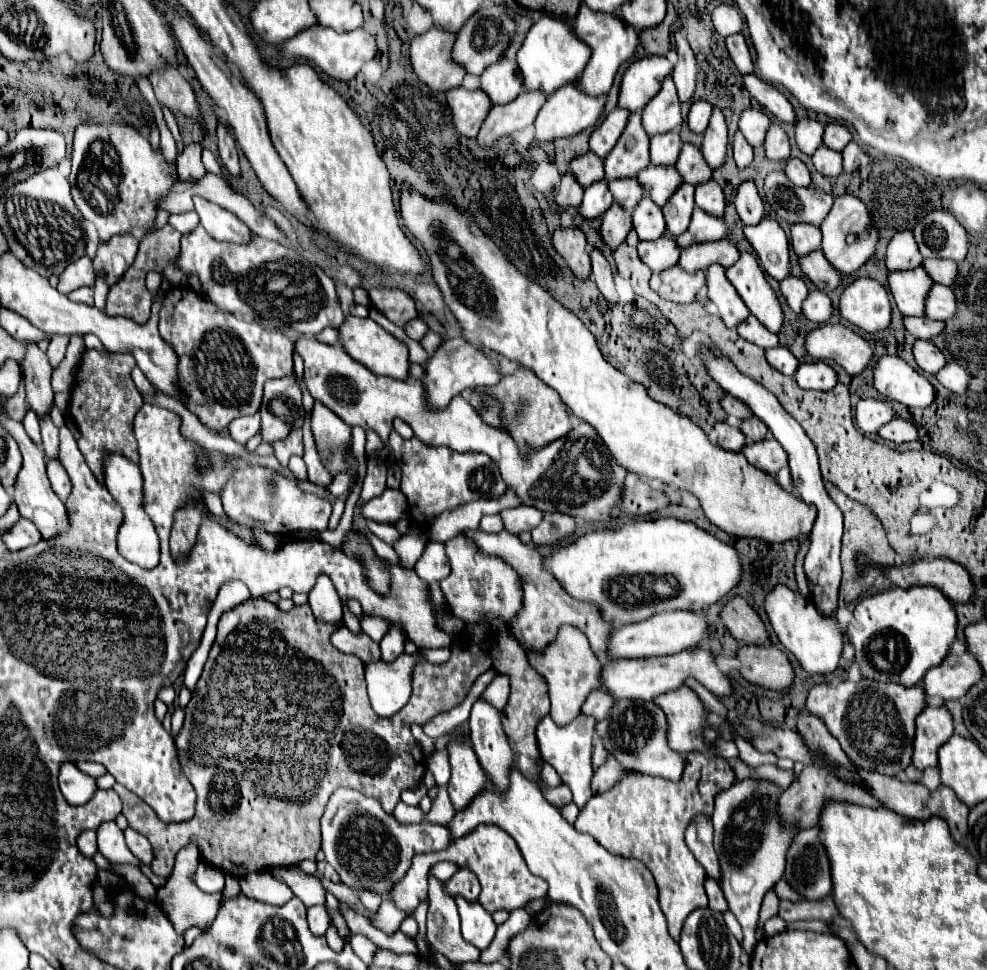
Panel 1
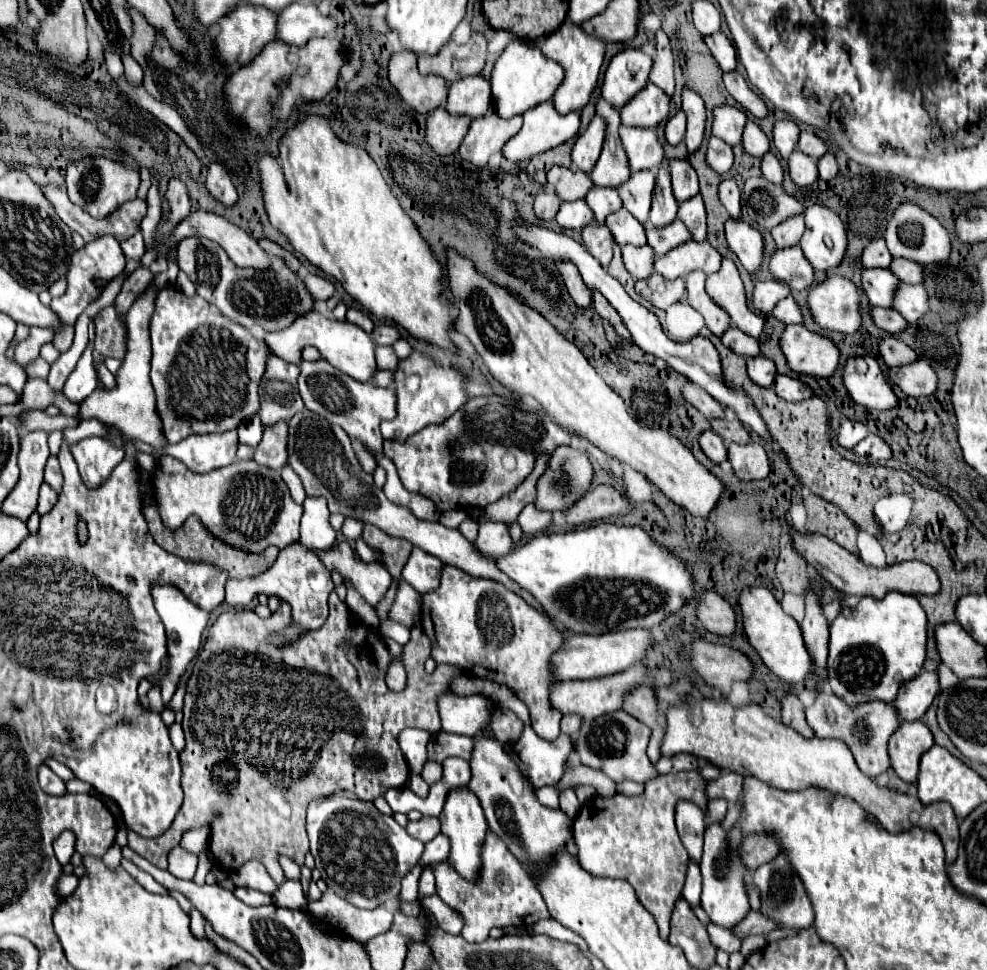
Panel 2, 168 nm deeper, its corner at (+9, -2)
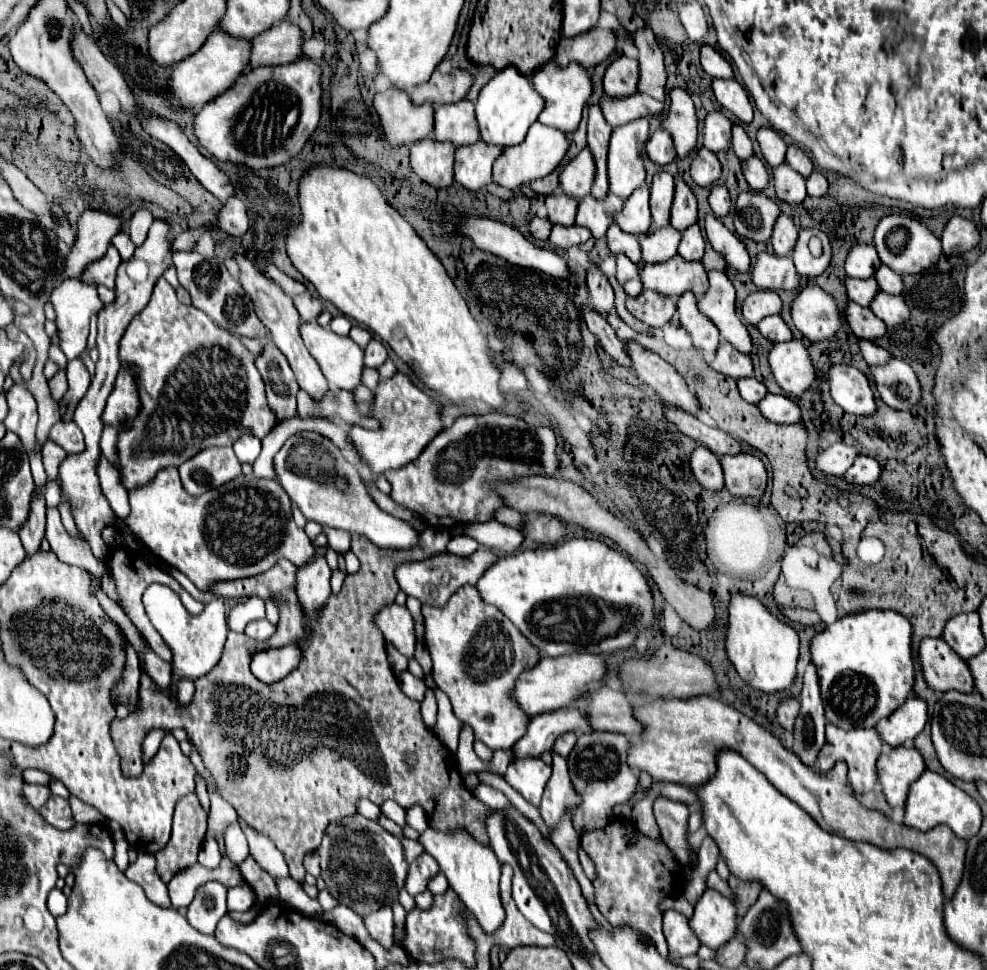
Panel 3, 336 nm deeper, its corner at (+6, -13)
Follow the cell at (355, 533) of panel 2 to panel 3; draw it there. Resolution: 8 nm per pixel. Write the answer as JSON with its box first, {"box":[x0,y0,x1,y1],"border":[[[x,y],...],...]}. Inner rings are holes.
{"box":[324,528,350,552],"border":[[[324,528],[324,534],[328,538],[328,544],[336,550],[336,552],[348,552],[350,550],[350,534],[344,530],[336,530],[336,528]]]}

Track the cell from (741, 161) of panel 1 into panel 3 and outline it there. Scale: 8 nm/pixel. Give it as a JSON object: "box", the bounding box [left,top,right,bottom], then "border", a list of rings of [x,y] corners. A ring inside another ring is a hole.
{"box":[690,148,722,186],"border":[[[700,148],[694,152],[692,164],[690,164],[690,176],[698,186],[710,186],[712,182],[718,180],[720,172],[722,172],[722,168],[720,168],[720,162],[714,152],[710,152],[706,148]]]}

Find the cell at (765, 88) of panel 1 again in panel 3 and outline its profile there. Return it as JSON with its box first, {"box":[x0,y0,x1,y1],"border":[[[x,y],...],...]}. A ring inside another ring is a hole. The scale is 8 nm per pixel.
{"box":[712,80,752,120],"border":[[[712,80],[712,90],[720,106],[732,112],[738,120],[752,120],[752,104],[748,100],[748,92],[736,80]]]}

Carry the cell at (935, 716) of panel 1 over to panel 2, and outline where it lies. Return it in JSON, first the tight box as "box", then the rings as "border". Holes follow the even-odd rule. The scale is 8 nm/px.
{"box":[889,721,933,783],"border":[[[925,721],[901,723],[889,739],[889,755],[895,773],[909,783],[917,781],[919,759],[933,747],[933,733]]]}

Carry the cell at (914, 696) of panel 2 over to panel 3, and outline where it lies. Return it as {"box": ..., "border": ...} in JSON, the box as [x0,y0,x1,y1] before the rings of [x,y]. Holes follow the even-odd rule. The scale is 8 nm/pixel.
{"box":[874,696,926,748],"border":[[[910,696],[894,714],[890,714],[890,718],[882,718],[882,722],[878,722],[874,728],[884,744],[896,748],[910,744],[922,732],[926,720],[926,702]]]}

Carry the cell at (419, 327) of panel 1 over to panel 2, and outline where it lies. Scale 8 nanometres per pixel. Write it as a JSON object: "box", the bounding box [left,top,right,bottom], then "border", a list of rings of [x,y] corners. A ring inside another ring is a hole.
{"box":[373,325,401,345],"border":[[[379,325],[373,331],[373,339],[377,345],[393,345],[397,339],[401,339],[401,333],[395,325]]]}

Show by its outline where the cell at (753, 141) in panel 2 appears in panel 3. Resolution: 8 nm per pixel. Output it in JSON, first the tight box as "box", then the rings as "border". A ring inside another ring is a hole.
{"box":[732,124,754,158],"border":[[[740,124],[732,126],[732,150],[736,152],[736,156],[742,158],[750,158],[750,154],[754,154],[752,150],[752,140],[746,136],[746,132],[742,130]]]}

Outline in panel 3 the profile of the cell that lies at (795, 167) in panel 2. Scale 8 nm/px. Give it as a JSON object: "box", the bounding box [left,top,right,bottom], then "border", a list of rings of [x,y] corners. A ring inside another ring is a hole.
{"box":[772,164,806,204],"border":[[[780,164],[772,170],[776,198],[788,204],[800,204],[806,198],[806,178],[790,170],[790,166]]]}

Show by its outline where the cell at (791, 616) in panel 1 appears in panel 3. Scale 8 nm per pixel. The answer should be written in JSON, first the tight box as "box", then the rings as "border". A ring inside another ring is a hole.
{"box":[724,594,798,692],"border":[[[736,594],[728,604],[728,632],[724,642],[726,654],[738,676],[754,690],[778,692],[788,690],[796,678],[798,634],[788,624],[772,616],[764,604],[746,594]]]}

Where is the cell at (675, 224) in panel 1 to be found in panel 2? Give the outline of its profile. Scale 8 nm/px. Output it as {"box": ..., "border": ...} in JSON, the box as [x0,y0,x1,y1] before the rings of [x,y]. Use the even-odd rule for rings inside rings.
{"box":[649,163,679,227],"border":[[[663,163],[657,169],[657,185],[655,185],[655,191],[653,191],[653,207],[651,207],[649,221],[655,227],[665,227],[665,225],[675,221],[677,209],[679,209],[679,203],[673,195],[673,189],[671,189],[669,167],[667,167],[667,163]]]}

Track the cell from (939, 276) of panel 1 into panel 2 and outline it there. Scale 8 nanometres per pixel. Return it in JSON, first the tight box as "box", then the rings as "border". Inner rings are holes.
{"box":[889,257,923,285],"border":[[[897,257],[895,263],[891,263],[889,269],[891,269],[903,283],[911,283],[911,285],[923,283],[923,265],[921,265],[921,263],[915,263],[915,261],[907,261],[907,259]]]}

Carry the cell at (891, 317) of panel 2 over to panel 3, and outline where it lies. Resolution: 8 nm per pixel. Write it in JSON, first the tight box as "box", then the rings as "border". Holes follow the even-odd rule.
{"box":[844,302,886,340],"border":[[[848,302],[846,310],[844,310],[844,318],[846,318],[846,324],[850,326],[850,330],[858,338],[876,340],[876,338],[884,336],[884,332],[886,332],[886,324],[880,318],[876,318],[870,308],[858,306],[856,302]]]}

